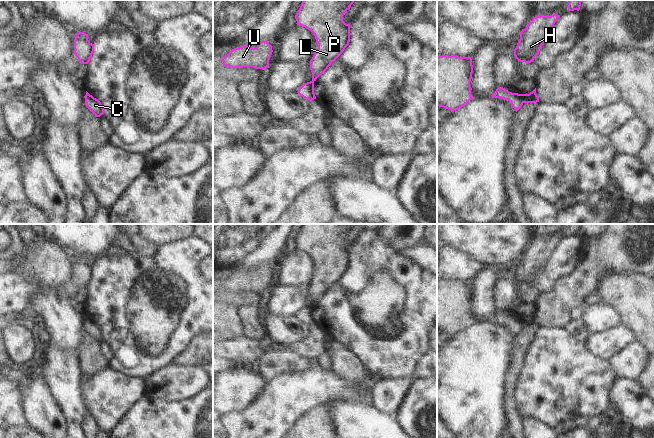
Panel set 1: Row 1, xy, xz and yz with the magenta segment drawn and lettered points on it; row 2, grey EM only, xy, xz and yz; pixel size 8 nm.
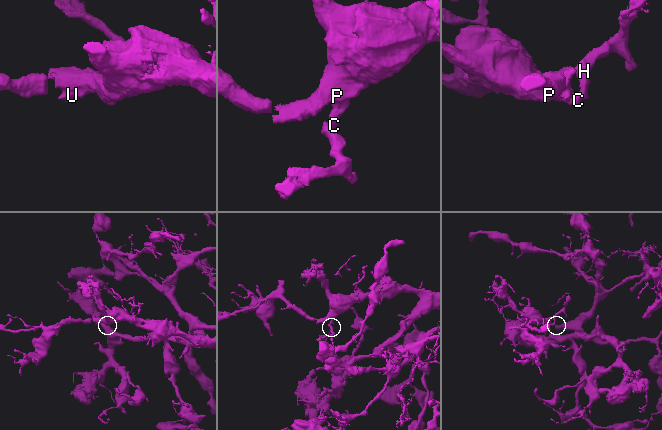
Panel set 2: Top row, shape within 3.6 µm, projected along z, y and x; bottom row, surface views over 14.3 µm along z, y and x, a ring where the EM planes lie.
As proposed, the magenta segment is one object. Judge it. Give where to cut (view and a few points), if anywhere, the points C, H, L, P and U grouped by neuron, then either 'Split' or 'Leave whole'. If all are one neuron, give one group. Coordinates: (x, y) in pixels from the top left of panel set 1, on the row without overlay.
Split along yz (518, 318), (522, 327). Groups: C L P U / H. Split

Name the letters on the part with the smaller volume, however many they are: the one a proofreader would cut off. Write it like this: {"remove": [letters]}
{"remove": ["H"]}

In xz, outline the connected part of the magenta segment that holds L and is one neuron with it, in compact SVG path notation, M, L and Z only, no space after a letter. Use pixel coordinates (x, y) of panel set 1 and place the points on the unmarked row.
M303 224L295 239L297 249L310 254L316 263L318 273L310 284L312 305L321 300L345 274L350 266L350 248L343 245L343 240L355 224Z

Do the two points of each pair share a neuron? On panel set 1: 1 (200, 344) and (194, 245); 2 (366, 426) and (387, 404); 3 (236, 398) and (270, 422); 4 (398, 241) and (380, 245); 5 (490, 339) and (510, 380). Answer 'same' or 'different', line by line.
1: different
2: different
3: different
4: different
5: different

